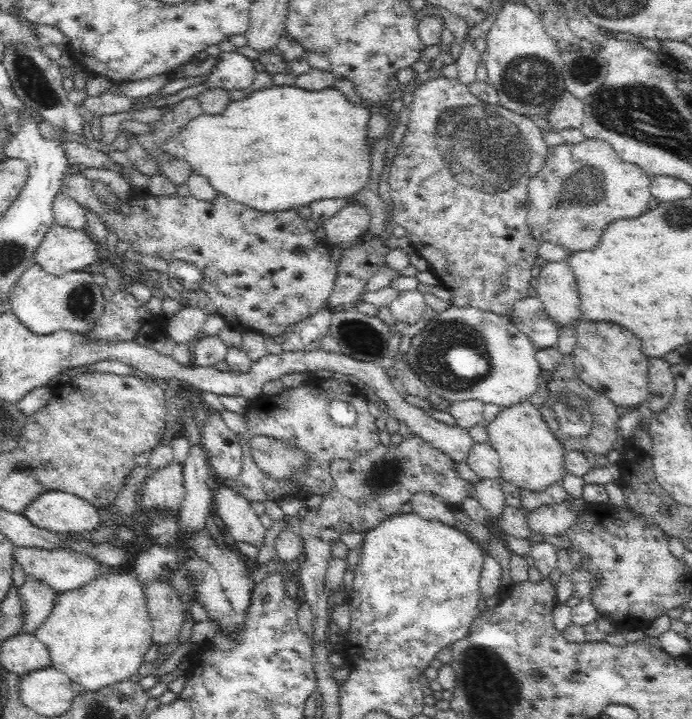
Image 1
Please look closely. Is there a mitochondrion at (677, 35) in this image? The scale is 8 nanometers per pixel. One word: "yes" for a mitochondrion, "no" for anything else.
no

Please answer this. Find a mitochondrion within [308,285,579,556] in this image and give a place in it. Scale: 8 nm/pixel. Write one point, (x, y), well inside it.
(465, 358)

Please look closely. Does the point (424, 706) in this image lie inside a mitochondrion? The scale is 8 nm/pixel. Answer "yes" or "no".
no

